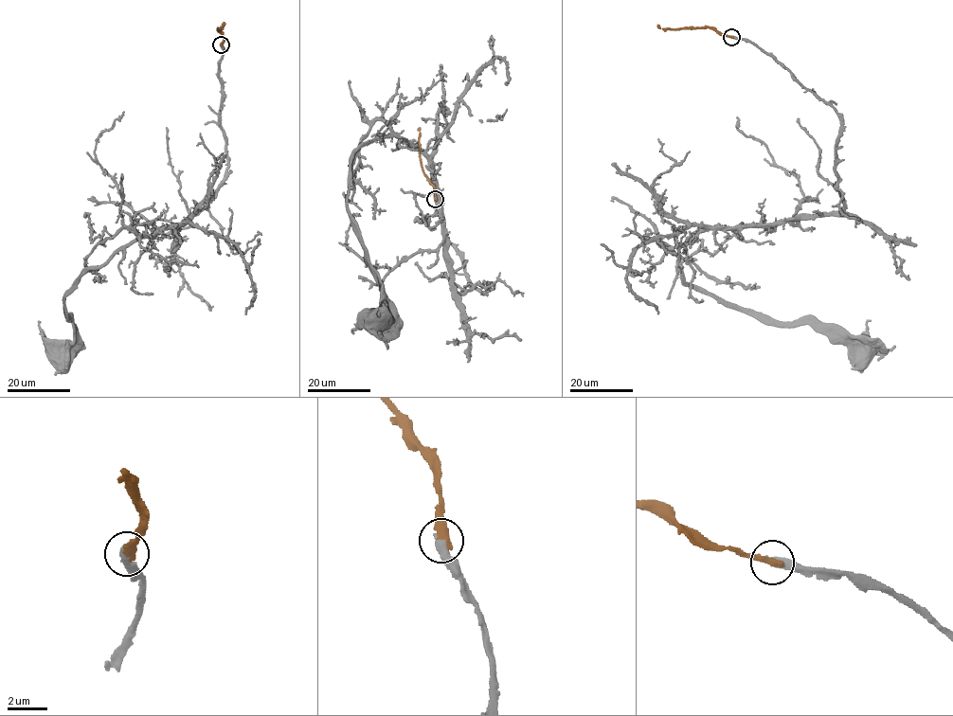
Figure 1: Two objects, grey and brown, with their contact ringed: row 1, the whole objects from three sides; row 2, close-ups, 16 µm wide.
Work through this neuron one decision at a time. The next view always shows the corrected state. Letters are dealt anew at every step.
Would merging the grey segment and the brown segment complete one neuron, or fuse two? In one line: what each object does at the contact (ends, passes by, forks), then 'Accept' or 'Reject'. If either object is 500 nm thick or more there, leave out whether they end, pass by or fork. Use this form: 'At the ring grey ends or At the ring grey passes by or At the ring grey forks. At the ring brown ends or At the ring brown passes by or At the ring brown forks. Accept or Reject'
At the ring grey ends. At the ring brown ends. Accept

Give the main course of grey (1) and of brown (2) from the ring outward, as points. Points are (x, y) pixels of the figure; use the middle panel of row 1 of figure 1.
1: (435, 199), (468, 282), (487, 291), (456, 292), (419, 150), (378, 135), (353, 153), (346, 199), (378, 312)
2: (435, 199), (434, 186), (423, 171), (418, 128)

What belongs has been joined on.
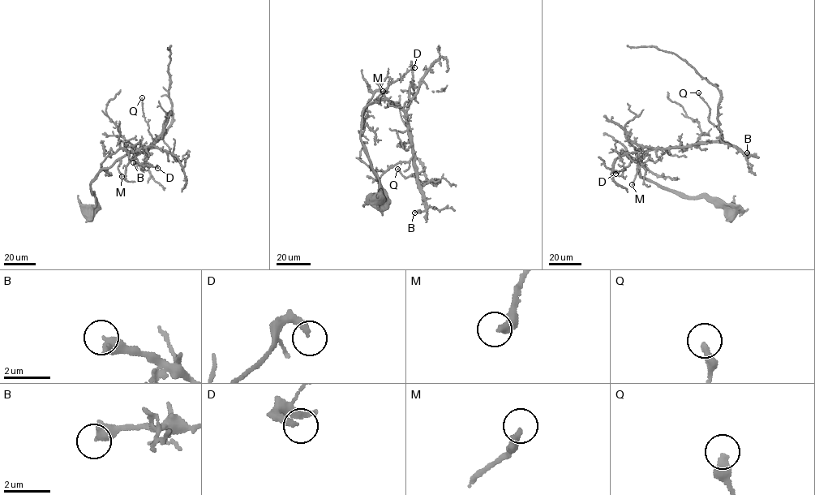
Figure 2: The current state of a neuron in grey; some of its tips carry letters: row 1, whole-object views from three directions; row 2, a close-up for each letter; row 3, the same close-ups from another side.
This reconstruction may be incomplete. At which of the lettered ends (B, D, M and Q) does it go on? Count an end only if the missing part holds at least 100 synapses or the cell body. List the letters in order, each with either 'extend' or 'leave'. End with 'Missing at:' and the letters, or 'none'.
B: leave
D: leave
M: leave
Q: leave
Missing at: none

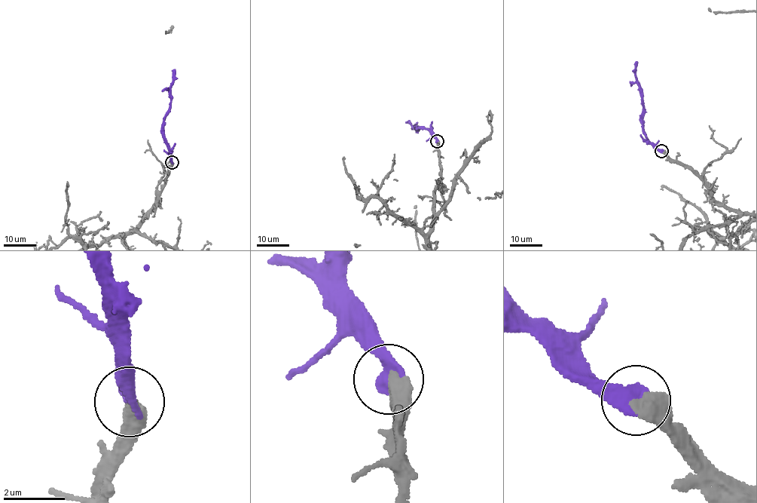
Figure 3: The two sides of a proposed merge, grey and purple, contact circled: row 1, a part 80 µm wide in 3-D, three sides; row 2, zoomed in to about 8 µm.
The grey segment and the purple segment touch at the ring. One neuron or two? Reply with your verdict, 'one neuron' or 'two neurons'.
one neuron

